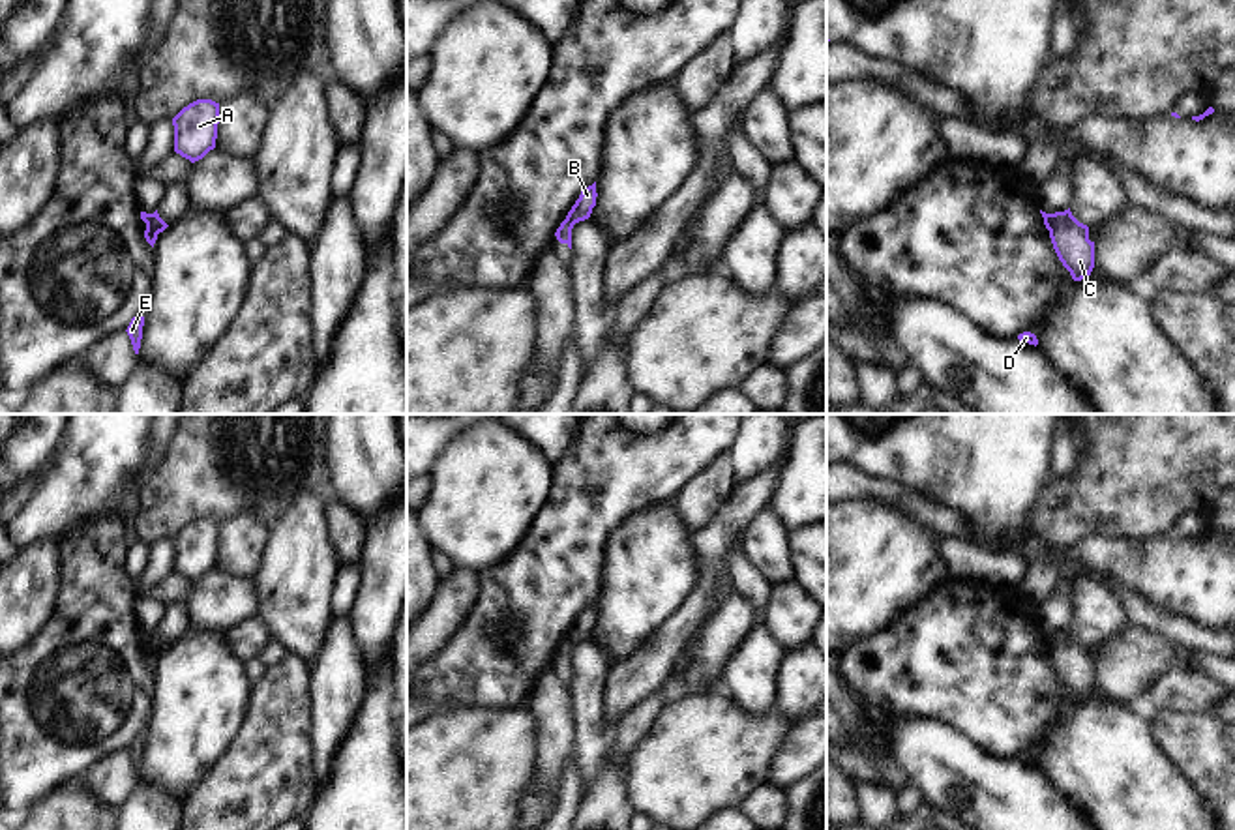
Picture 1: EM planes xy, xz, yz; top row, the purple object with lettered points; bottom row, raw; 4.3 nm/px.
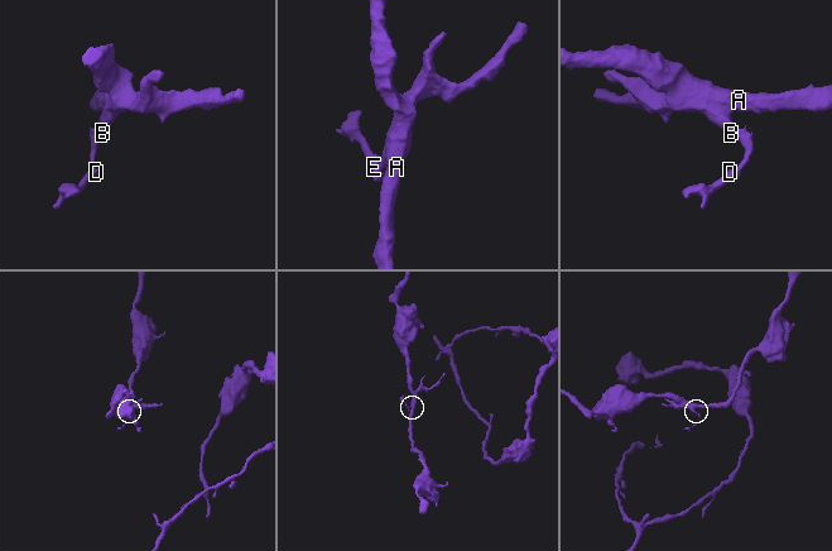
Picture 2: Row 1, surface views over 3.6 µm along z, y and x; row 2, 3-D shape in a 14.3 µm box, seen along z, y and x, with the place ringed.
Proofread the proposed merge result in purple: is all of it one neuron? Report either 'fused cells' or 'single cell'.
fused cells

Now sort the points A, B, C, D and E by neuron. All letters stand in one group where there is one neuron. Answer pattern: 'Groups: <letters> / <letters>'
Groups: A B / C D E.

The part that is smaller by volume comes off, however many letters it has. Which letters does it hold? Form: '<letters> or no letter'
C, D, E

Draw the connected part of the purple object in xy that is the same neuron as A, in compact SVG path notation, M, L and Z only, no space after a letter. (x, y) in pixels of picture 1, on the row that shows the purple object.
M197 99L184 107L174 118L174 152L191 163L202 159L216 148L219 124L219 103Z

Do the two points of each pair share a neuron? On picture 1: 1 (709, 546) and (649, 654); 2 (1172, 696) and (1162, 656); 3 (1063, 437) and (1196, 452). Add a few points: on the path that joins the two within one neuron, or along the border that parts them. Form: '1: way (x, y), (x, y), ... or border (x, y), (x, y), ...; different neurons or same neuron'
1: way (709, 574), (709, 592), (677, 628); same neuron
2: border (1187, 667), (1166, 669), (1147, 694); different neurons
3: border (1078, 450), (1076, 463), (1069, 473), (1050, 474); different neurons

